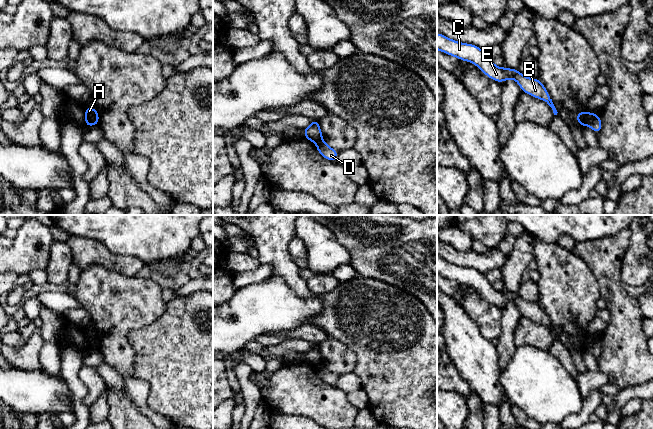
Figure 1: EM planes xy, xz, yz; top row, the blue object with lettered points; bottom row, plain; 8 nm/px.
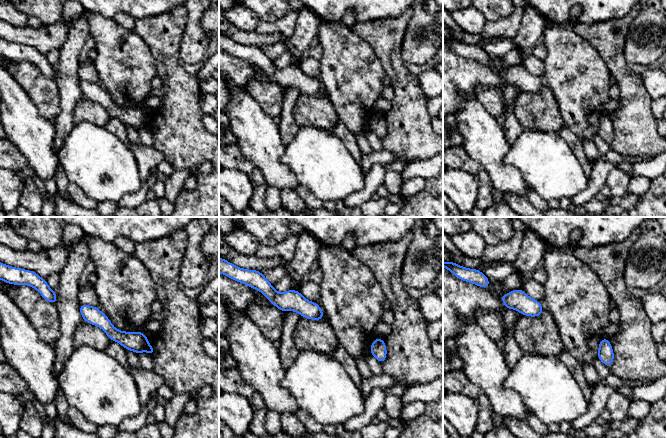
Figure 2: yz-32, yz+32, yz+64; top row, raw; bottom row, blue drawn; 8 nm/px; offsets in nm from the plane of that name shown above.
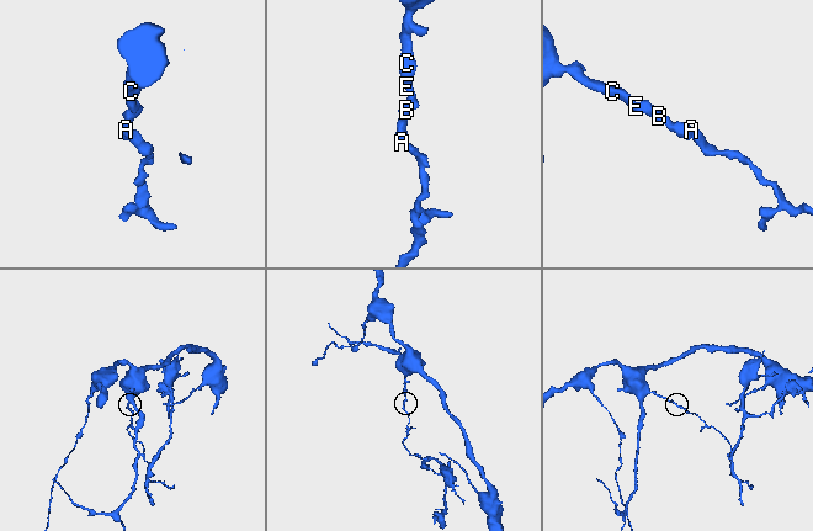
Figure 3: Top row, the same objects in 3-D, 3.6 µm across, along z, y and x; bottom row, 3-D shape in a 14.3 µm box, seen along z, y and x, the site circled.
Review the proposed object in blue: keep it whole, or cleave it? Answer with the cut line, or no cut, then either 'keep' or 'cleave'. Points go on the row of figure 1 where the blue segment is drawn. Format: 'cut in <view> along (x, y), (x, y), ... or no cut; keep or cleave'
cut in yz along (590, 113), (585, 124); cleave

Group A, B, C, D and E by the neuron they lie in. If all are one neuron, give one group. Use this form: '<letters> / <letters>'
A B C E / D

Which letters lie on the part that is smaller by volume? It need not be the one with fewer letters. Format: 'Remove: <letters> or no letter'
Remove: D

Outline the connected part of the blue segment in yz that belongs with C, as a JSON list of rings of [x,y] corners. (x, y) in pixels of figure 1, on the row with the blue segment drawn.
[[[437,33],[437,50],[476,65],[487,77],[498,83],[514,79],[523,93],[545,101],[552,108],[554,115],[557,115],[552,99],[539,79],[526,77],[520,73],[519,69],[497,67],[480,47],[458,42]]]

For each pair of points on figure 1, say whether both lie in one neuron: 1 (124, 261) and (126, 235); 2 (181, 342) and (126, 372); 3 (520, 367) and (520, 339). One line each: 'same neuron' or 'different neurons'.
1: different neurons
2: different neurons
3: different neurons

